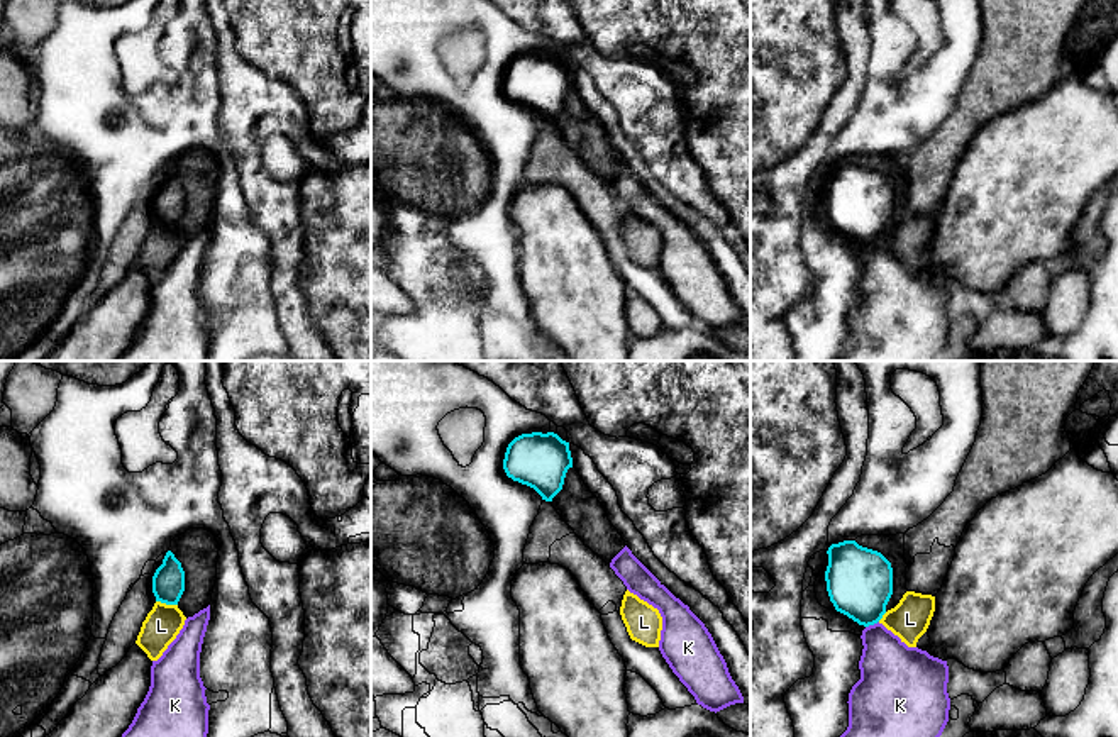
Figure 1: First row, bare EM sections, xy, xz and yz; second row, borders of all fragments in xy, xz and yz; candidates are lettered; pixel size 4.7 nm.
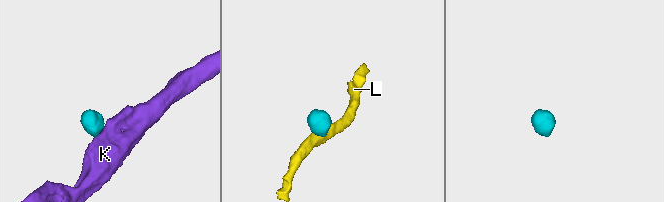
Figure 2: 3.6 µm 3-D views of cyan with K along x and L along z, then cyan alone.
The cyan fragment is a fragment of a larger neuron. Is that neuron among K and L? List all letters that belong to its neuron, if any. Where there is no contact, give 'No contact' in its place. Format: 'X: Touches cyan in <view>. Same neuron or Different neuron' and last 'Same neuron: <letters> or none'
K: Touches cyan in yz. Different neuron
L: Touches cyan in xy. Different neuron
Same neuron: none

